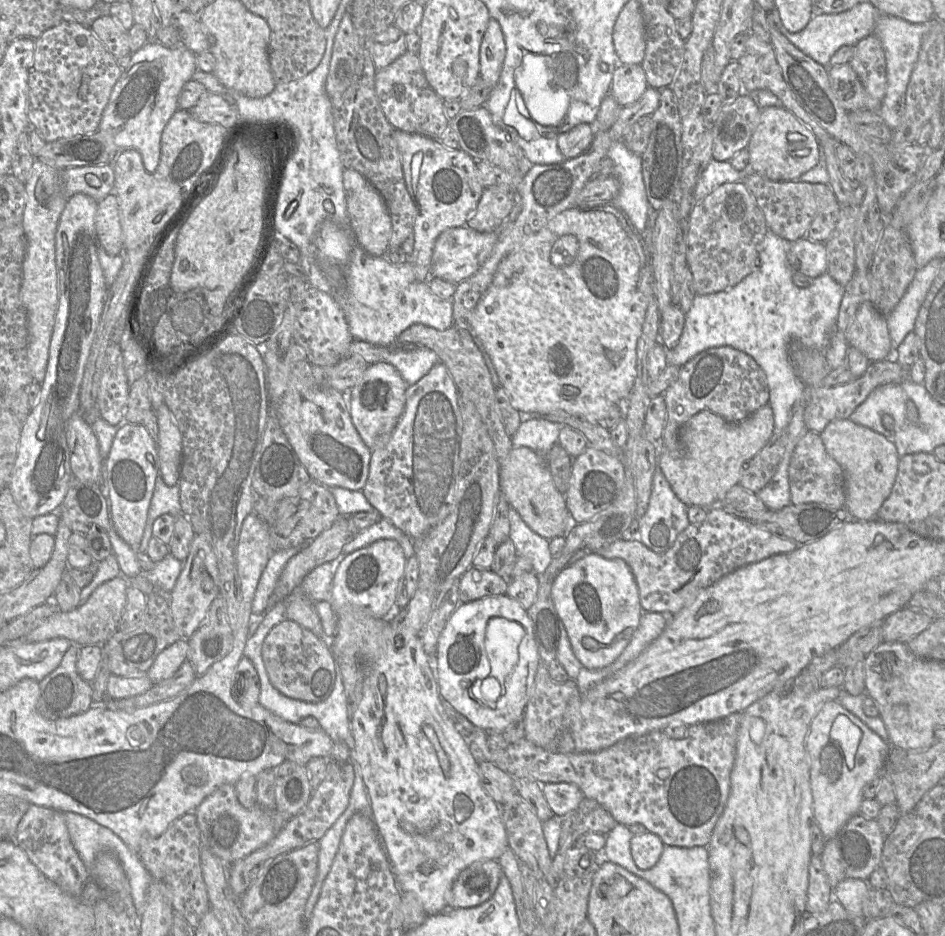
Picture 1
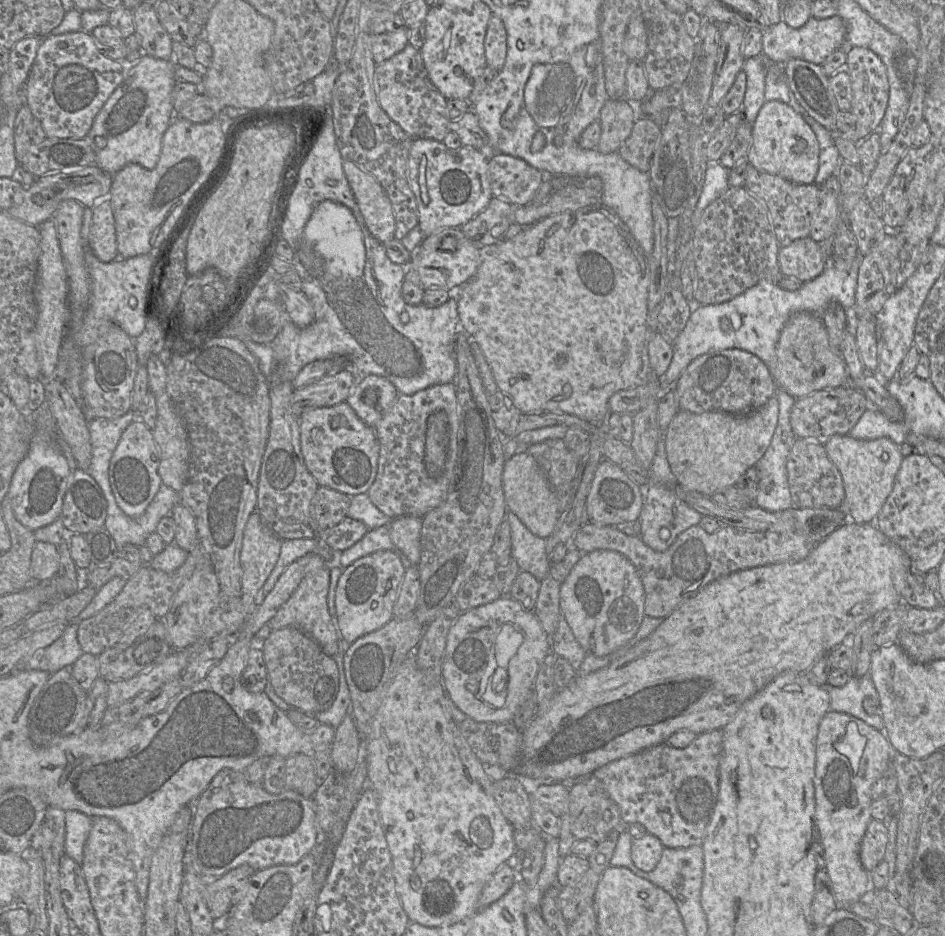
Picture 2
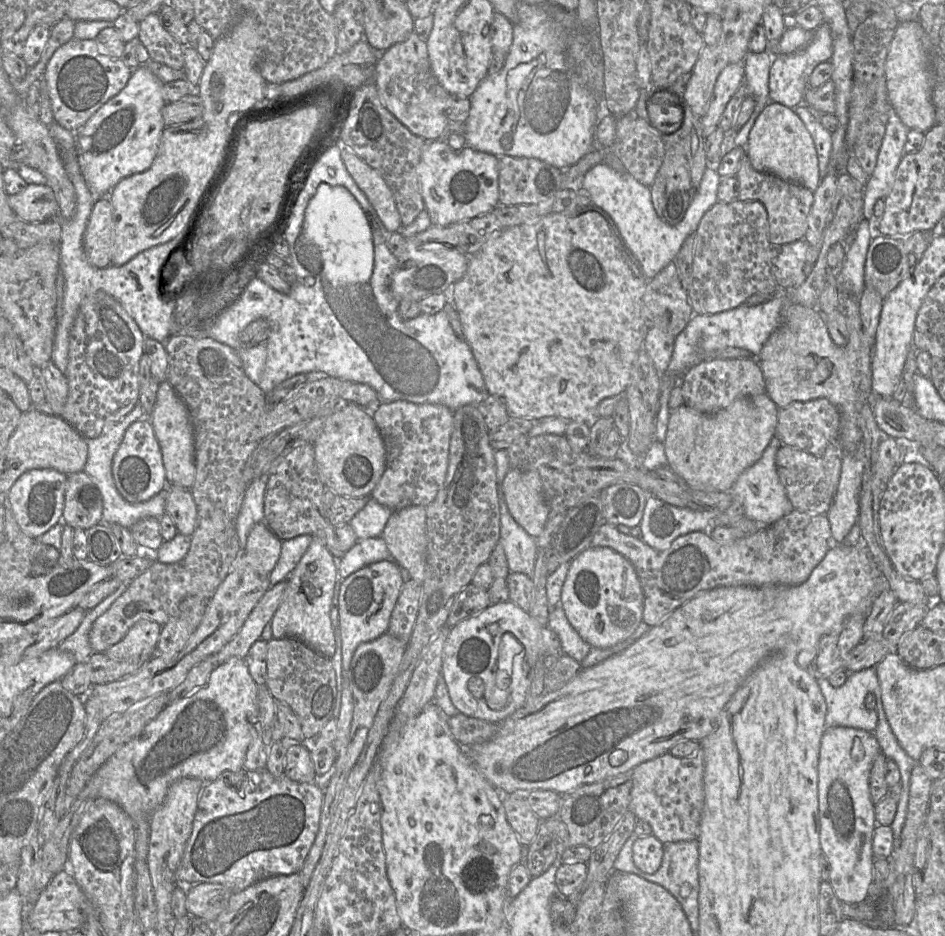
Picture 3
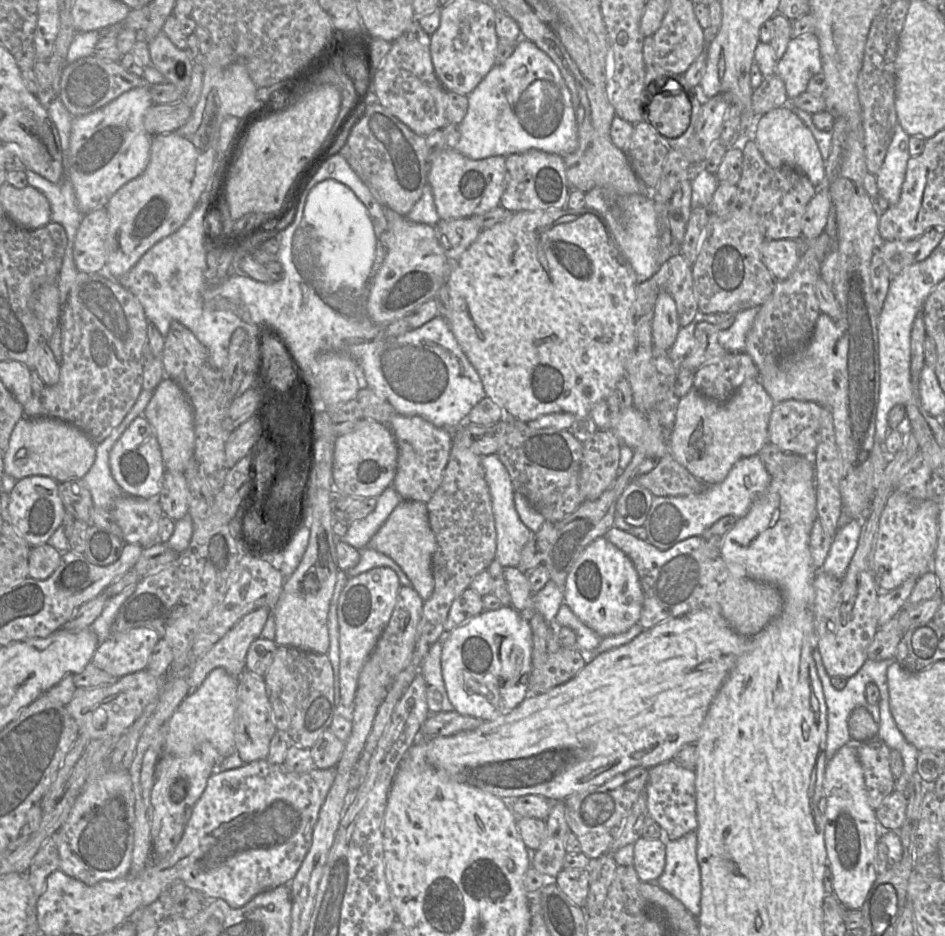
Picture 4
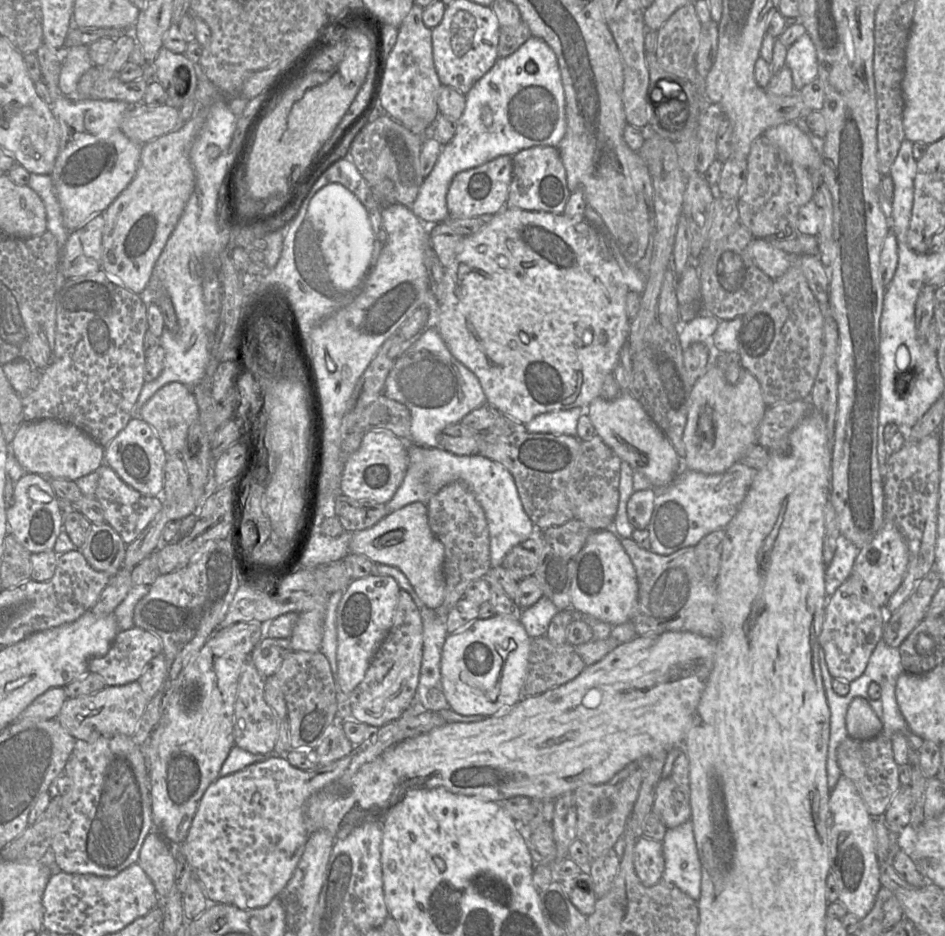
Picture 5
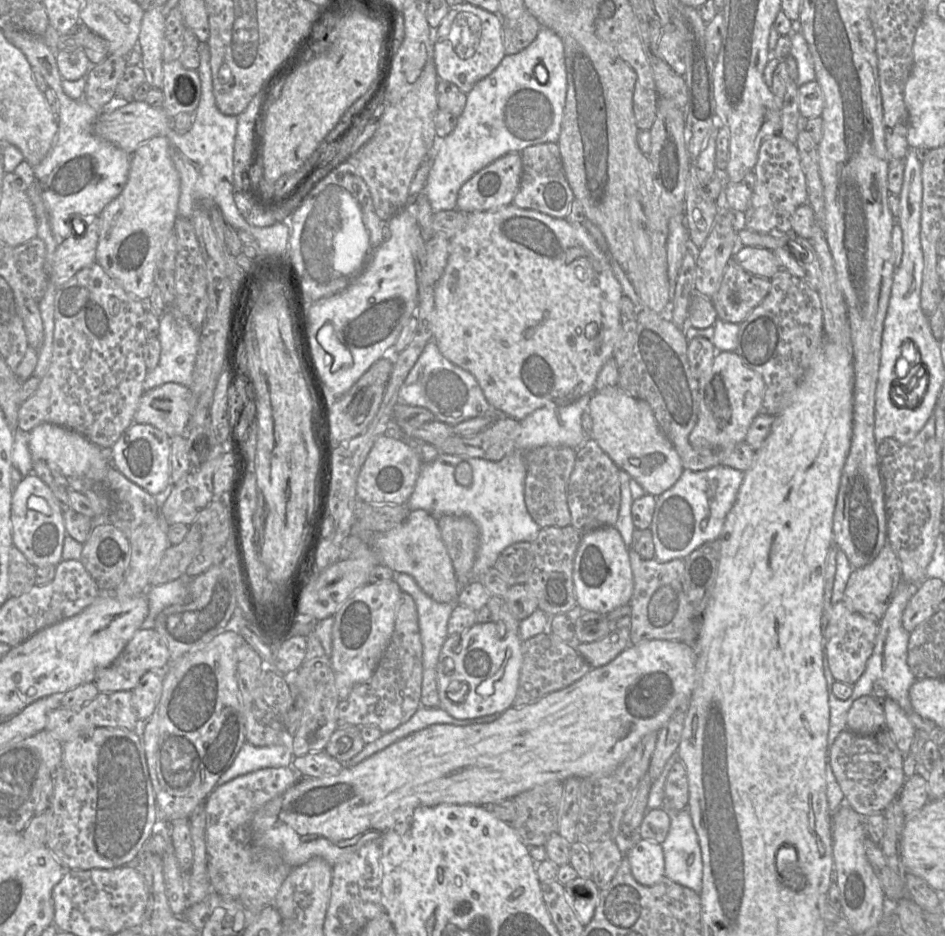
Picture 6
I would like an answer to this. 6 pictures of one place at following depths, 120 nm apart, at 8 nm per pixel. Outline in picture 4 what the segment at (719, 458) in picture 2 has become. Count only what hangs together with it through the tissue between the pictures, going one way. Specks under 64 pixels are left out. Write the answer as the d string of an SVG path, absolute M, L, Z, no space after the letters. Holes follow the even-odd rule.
M746 379L725 402L710 399L696 389L680 398L673 429L669 436L669 453L696 479L706 485L724 481L733 465L740 459L757 455L769 443L768 424L775 402L759 379Z

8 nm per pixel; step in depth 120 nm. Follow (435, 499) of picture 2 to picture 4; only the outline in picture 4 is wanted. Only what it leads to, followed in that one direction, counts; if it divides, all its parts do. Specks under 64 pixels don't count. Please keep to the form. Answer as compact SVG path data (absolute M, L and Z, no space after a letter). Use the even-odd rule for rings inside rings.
M395 413L388 426L395 436L398 460L392 486L402 500L427 503L440 486L453 441L453 430L436 427L420 416L404 416Z

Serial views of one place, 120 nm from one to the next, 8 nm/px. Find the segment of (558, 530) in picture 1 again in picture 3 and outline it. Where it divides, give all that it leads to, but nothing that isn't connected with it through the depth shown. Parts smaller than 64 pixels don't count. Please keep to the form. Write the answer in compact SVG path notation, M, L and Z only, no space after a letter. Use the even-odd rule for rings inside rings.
M510 468L501 483L501 492L514 520L533 538L539 537L544 531L550 507L545 501L538 472Z

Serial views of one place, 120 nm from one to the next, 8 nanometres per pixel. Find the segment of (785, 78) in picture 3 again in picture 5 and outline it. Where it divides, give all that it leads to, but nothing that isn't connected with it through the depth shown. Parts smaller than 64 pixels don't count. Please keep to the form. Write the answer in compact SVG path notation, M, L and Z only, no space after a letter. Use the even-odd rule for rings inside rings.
M807 33L788 47L785 66L792 72L795 92L799 92L804 86L818 77L816 50Z

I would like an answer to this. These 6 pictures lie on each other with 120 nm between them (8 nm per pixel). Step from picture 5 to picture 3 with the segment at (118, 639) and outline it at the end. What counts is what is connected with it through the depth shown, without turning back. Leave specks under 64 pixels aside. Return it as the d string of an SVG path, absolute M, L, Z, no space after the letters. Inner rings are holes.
M153 620L138 621L122 640L104 653L113 661L125 662L132 657L148 661L157 653L162 626Z

